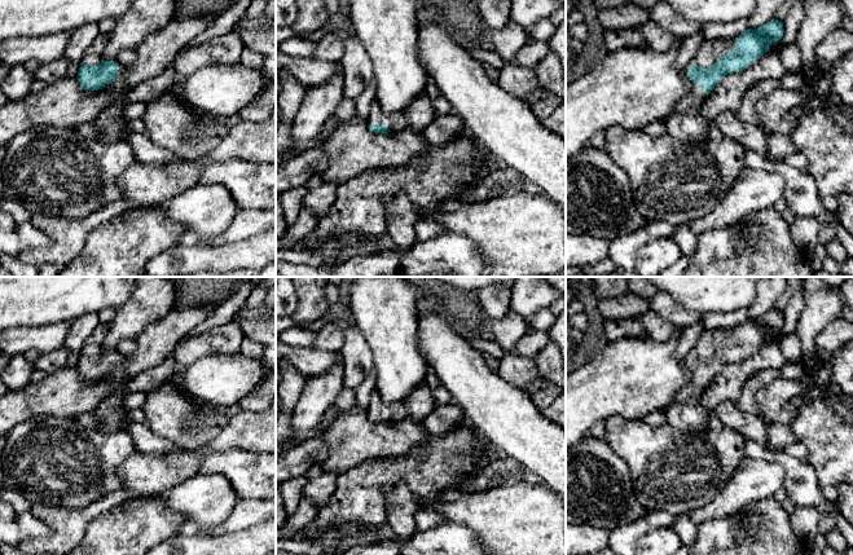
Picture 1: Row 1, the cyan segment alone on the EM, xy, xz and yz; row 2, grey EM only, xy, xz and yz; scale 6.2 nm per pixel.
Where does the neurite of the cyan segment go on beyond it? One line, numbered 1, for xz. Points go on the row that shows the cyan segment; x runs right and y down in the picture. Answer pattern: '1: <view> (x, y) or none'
1: xz (418, 114)

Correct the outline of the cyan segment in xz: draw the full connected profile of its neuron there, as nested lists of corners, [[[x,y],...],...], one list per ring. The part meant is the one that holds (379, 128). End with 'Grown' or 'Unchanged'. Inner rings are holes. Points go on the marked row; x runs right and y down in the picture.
[[[426,93],[414,98],[404,110],[386,114],[377,101],[370,107],[368,118],[369,129],[378,133],[393,131],[412,131],[419,133],[436,118],[434,107]]]. Grown

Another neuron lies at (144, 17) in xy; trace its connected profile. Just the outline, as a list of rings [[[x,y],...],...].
[[[135,0],[116,19],[105,45],[102,61],[116,61],[122,50],[138,47],[150,34],[173,19],[175,9],[175,0]]]

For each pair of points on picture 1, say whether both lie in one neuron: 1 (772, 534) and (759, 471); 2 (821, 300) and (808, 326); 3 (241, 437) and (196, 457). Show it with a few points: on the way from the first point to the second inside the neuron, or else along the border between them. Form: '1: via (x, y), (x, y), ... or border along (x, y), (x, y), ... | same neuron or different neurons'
1: border along (772, 496), (764, 500), (755, 500), (735, 511) | different neurons
2: via (821, 307), (813, 320) | same neuron
3: via (229, 437), (207, 448) | same neuron

